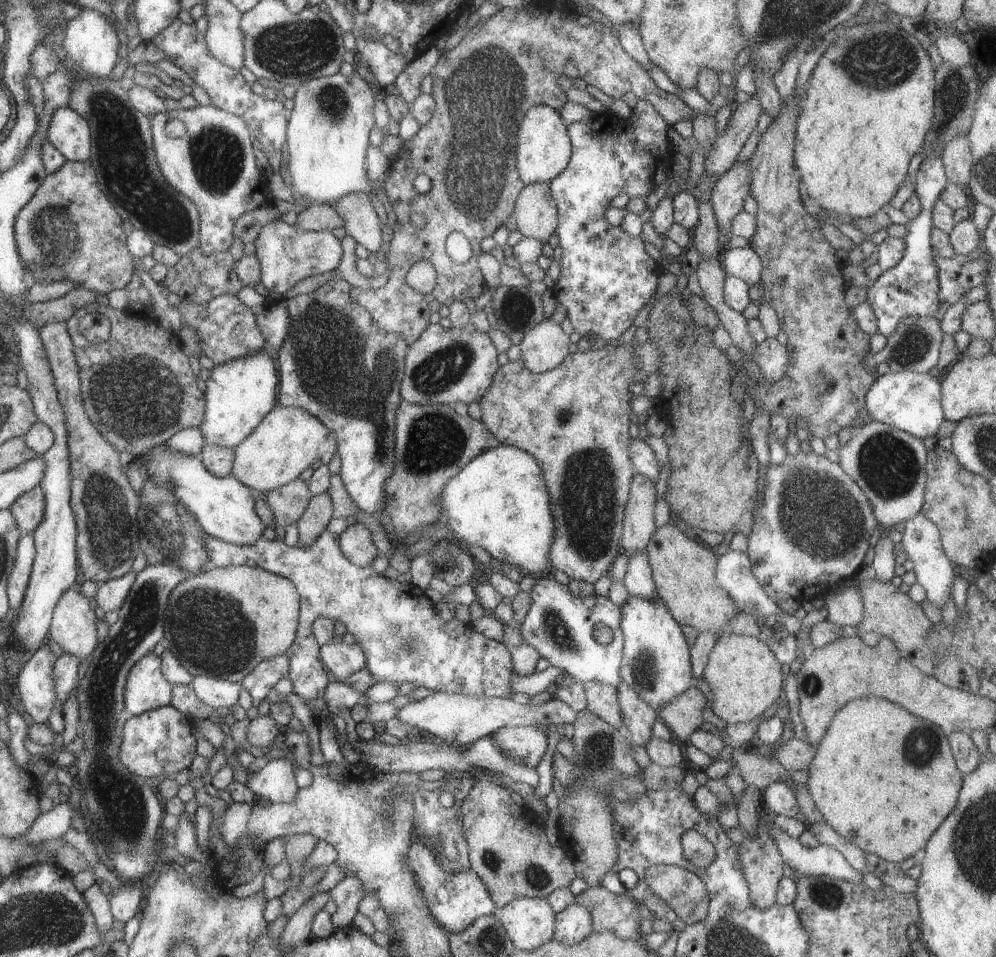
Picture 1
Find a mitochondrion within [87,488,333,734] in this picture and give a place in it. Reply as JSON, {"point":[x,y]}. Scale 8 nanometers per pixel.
{"point":[213,624]}

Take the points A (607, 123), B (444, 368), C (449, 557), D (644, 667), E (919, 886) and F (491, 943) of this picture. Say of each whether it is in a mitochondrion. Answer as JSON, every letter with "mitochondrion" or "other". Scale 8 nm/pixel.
{"A":"other","B":"mitochondrion","C":"mitochondrion","D":"mitochondrion","E":"other","F":"mitochondrion"}

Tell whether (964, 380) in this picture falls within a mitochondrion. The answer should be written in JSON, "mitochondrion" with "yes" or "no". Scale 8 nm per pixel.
{"mitochondrion":"no"}

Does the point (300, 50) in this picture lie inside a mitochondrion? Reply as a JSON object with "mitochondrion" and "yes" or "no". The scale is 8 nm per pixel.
{"mitochondrion":"yes"}

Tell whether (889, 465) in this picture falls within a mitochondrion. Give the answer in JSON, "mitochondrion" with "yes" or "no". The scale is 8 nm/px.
{"mitochondrion":"yes"}

